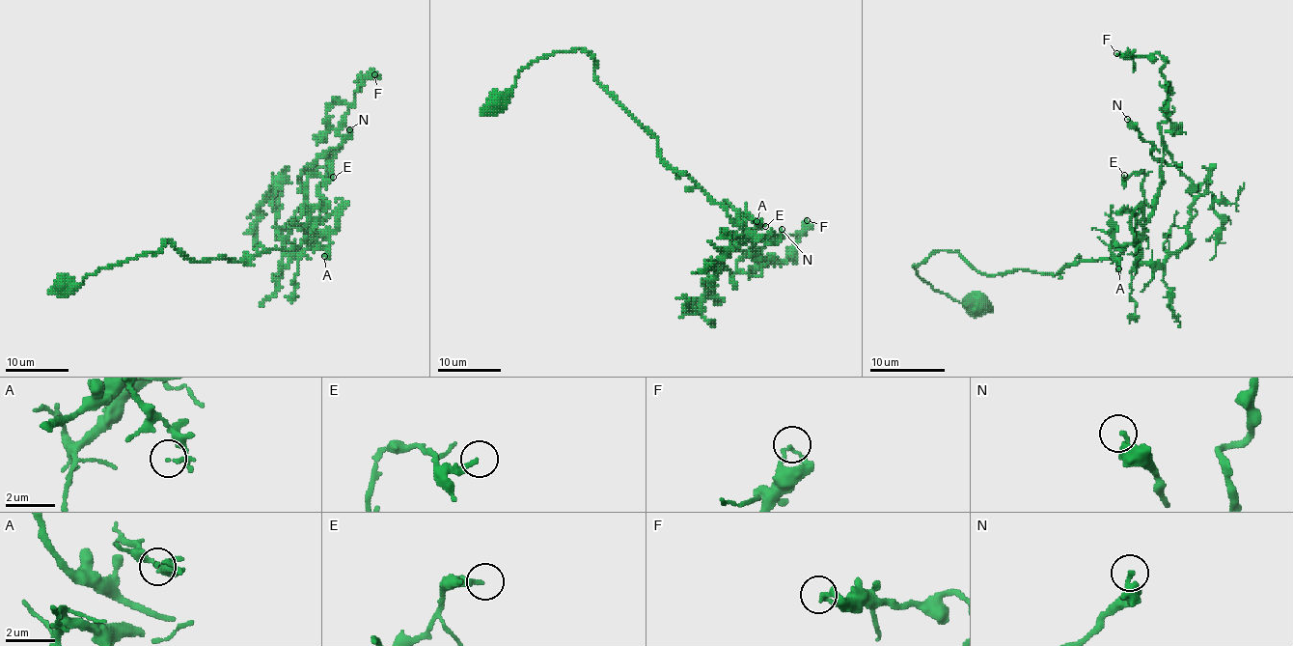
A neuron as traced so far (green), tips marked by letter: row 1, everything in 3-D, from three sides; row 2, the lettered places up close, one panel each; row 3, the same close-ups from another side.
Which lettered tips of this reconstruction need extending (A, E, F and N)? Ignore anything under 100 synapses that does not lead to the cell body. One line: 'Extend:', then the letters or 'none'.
Extend: none

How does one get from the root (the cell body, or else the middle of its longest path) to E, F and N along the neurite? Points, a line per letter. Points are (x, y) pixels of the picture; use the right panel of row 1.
E: (977, 304), (914, 266), (940, 250), (987, 274), (1113, 260), (1139, 240), (1144, 205), (1144, 173), (1124, 175)
F: (977, 304), (914, 266), (949, 250), (987, 274), (1055, 274), (1113, 260), (1152, 210), (1165, 61), (1116, 53)
N: (977, 304), (914, 266), (949, 250), (987, 274), (1055, 274), (1133, 242), (1163, 151), (1182, 164), (1127, 119)

